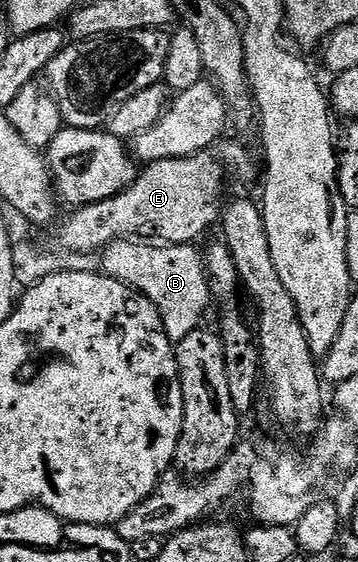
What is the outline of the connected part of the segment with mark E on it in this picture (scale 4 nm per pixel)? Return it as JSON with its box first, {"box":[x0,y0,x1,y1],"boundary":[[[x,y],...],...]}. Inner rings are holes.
{"box":[56,151,224,253],"boundary":[[[209,151],[199,152],[196,156],[189,156],[188,158],[172,158],[171,160],[161,160],[155,164],[145,165],[139,171],[137,178],[131,182],[129,186],[125,188],[120,194],[116,194],[112,198],[107,200],[101,200],[95,204],[87,204],[85,206],[79,207],[77,210],[71,211],[74,212],[66,221],[62,224],[62,229],[58,232],[58,242],[56,242],[57,247],[64,251],[70,252],[96,252],[101,253],[103,248],[106,248],[114,240],[125,240],[127,238],[137,238],[142,242],[161,242],[162,244],[194,244],[198,242],[198,239],[205,234],[206,228],[210,228],[219,223],[220,213],[224,208],[224,199],[222,200],[222,184],[218,179],[222,176],[222,164],[217,160],[216,157],[210,156]]]}

